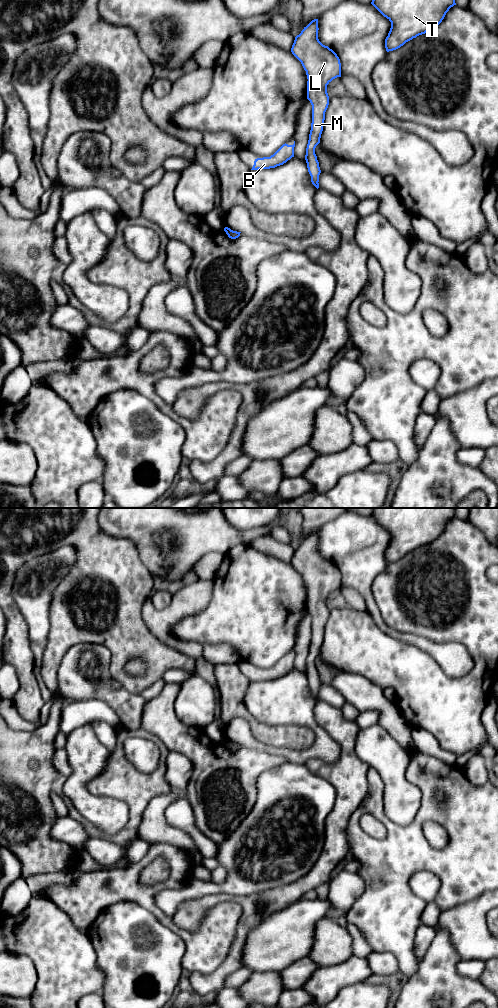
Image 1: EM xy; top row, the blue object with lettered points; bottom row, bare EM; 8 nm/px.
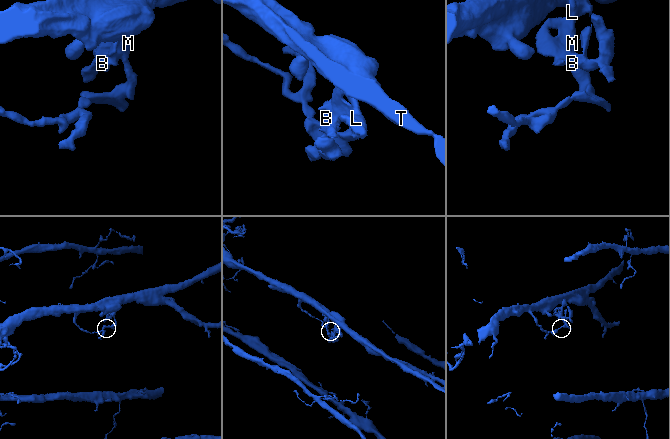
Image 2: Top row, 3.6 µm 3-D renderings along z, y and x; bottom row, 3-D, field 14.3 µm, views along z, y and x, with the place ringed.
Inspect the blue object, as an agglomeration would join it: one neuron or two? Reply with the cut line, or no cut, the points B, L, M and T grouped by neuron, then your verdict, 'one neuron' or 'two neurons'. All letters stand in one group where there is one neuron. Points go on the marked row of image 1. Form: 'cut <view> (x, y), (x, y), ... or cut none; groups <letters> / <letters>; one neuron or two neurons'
cut xy (226, 232), (237, 237); groups B L M / T; two neurons

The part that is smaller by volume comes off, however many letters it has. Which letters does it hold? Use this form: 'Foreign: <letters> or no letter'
Foreign: B, L, M

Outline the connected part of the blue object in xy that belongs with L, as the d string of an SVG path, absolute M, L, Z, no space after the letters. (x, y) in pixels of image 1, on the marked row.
M318 19L312 20L295 37L292 54L301 62L307 75L307 99L312 105L312 123L305 160L312 184L319 188L321 173L315 148L320 143L325 112L329 105L327 85L341 77L341 63L337 54L318 39Z

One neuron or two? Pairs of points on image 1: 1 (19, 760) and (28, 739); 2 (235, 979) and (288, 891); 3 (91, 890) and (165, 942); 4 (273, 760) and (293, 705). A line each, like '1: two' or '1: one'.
1: one
2: two
3: two
4: two

